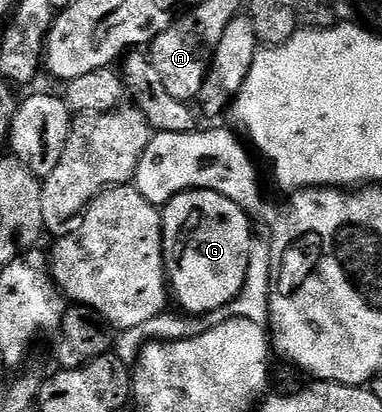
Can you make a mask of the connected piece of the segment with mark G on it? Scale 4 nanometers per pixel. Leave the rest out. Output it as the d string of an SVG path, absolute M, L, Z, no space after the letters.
M185 191L181 195L174 197L171 202L164 204L163 214L161 217L161 228L163 229L163 237L165 238L165 250L168 258L165 261L165 273L169 280L169 290L176 305L182 312L187 315L203 315L211 313L212 310L220 307L226 308L232 299L236 299L241 291L246 290L245 282L248 279L248 273L251 270L249 258L253 255L253 231L249 228L251 222L250 216L239 205L235 205L235 201L231 201L227 197L223 197L214 191Z

